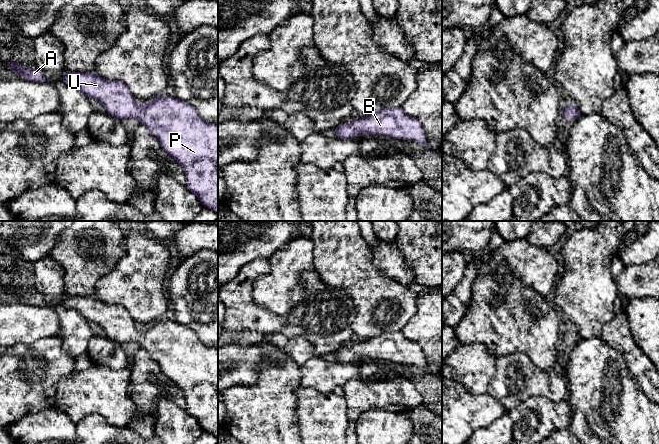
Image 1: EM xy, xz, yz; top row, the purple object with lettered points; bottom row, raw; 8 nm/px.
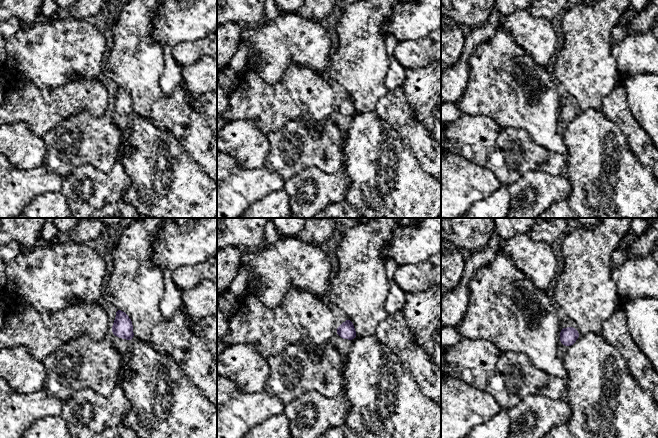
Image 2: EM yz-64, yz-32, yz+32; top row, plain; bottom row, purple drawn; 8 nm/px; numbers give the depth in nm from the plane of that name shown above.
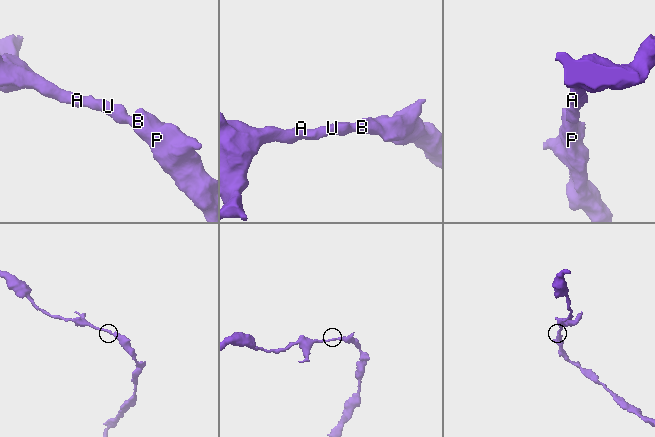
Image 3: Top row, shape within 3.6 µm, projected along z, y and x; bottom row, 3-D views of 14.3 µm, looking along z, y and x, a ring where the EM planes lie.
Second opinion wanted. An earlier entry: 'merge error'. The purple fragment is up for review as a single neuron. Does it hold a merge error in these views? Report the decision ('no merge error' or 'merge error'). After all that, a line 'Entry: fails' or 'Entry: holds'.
no merge error
Entry: fails

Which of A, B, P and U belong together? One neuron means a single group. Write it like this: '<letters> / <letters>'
A B P U

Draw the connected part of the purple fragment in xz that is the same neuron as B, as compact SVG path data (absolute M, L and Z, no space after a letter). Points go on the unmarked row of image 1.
M401 330L382 332L352 347L344 346L338 349L334 356L336 362L343 364L371 359L415 365L421 368L428 378L431 377L426 369L426 355L422 348L407 339Z

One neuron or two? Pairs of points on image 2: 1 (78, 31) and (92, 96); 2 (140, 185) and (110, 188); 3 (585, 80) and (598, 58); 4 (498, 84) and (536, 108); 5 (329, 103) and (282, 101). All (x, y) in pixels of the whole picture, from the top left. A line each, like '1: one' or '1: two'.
1: two
2: two
3: one
4: one
5: one

